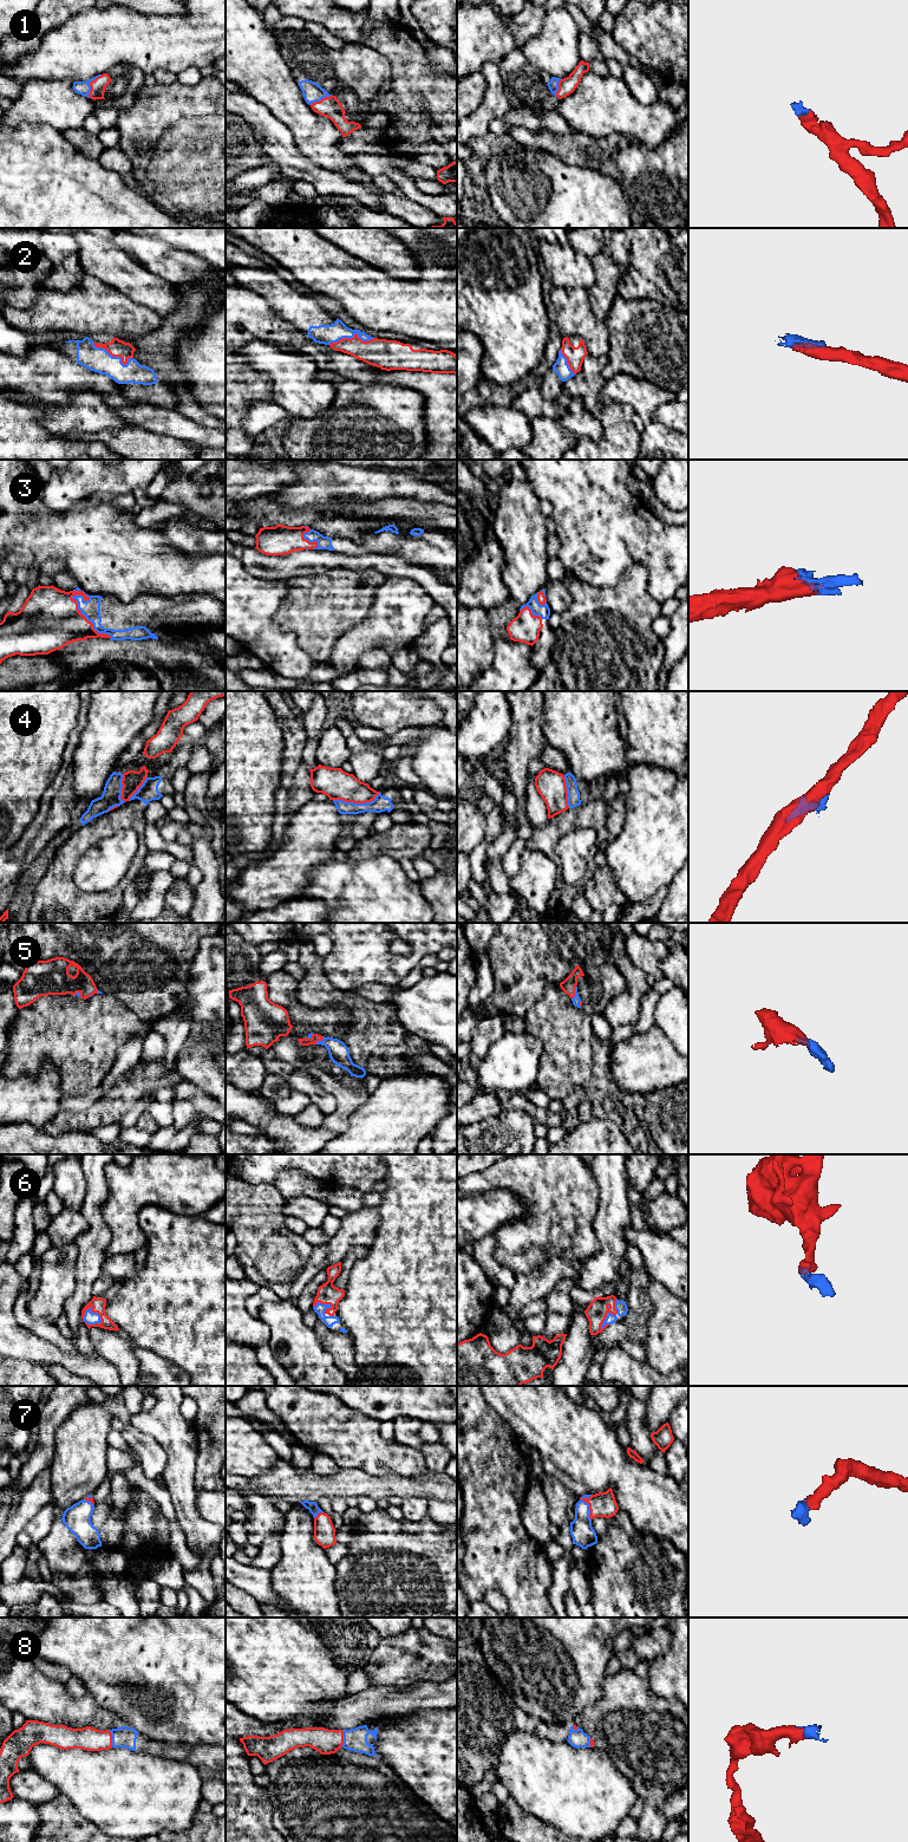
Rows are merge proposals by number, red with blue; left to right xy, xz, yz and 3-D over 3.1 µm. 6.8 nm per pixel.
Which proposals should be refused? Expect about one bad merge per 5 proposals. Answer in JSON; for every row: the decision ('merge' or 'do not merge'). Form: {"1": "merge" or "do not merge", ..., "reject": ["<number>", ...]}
{"1": "merge", "2": "merge", "3": "merge", "4": "do not merge", "5": "merge", "6": "merge", "7": "merge", "8": "merge", "reject": ["4"]}

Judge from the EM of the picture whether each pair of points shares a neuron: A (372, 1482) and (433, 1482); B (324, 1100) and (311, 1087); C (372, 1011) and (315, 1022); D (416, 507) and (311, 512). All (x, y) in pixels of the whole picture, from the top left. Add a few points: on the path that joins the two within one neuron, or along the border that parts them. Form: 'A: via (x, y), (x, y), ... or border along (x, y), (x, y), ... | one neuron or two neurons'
A: via (387, 1484), (418, 1484) | one neuron
B: via (320, 1098), (314, 1094), (314, 1091) | one neuron
C: border along (324, 1006), (344, 1004), (354, 1021) | two neurons
D: via (390, 509), (337, 509) | one neuron

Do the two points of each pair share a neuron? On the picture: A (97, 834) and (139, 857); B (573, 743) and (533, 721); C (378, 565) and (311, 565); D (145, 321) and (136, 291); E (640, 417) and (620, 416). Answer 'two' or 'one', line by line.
A: one
B: two
C: one
D: two
E: two

